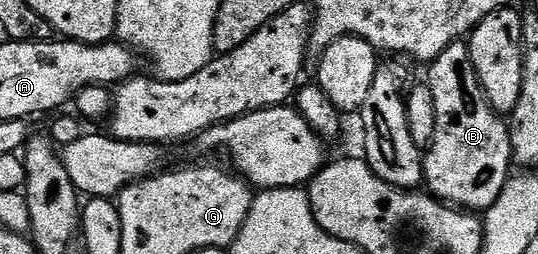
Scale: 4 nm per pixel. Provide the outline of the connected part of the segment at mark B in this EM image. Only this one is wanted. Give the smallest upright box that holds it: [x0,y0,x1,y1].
[423,43,514,213]

